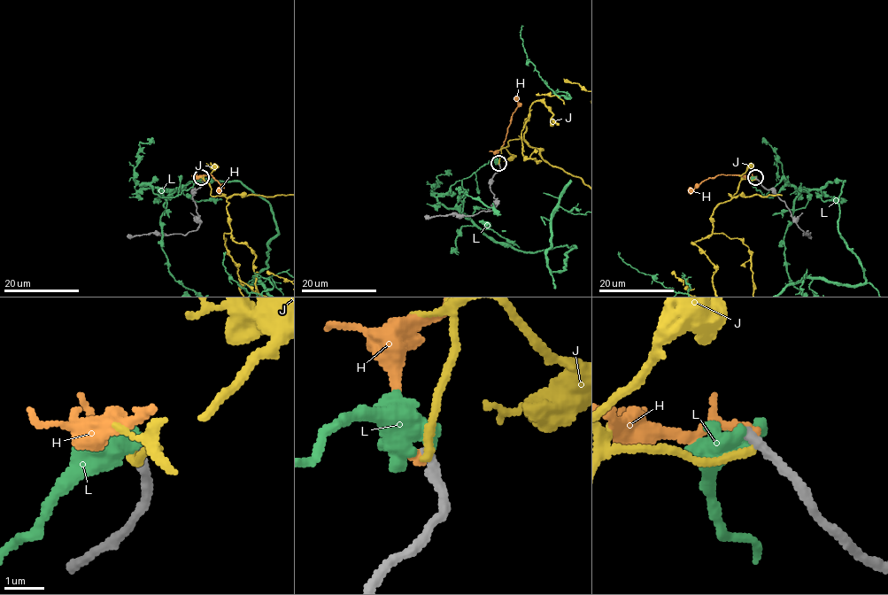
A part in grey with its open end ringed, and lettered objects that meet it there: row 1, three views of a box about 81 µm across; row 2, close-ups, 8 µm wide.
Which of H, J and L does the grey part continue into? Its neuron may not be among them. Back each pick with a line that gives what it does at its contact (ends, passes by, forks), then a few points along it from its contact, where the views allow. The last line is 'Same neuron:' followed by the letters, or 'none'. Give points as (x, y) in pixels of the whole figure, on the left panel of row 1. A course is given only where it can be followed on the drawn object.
Same neuron: none

